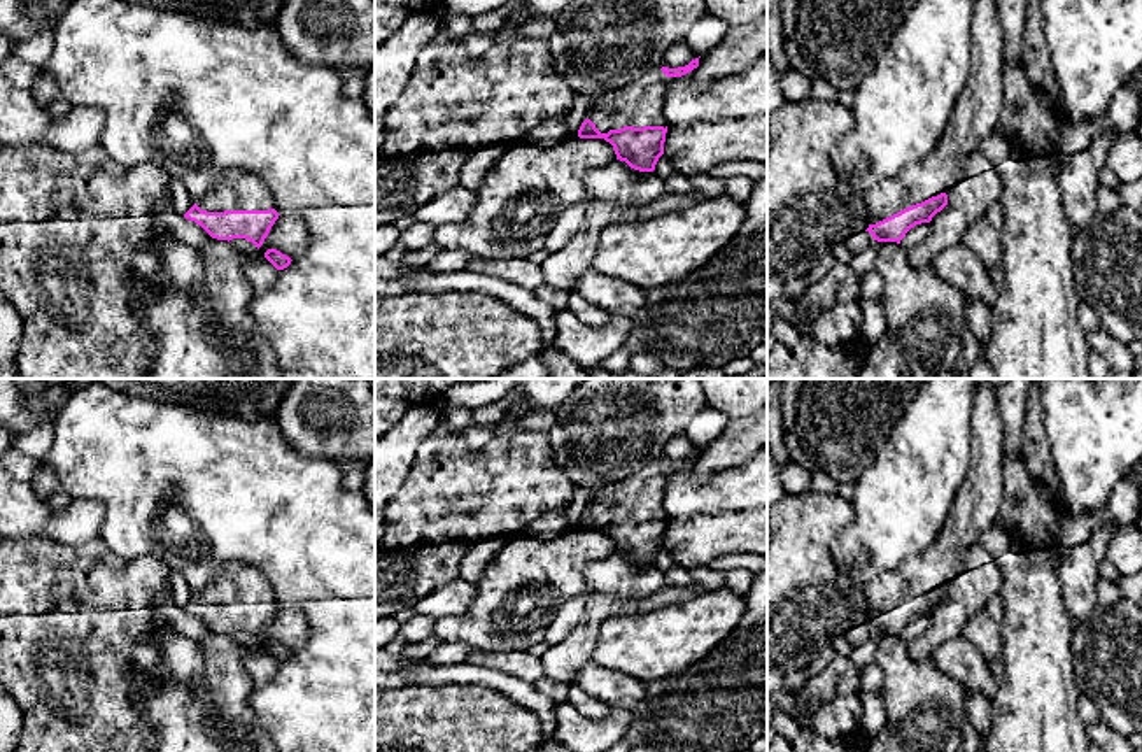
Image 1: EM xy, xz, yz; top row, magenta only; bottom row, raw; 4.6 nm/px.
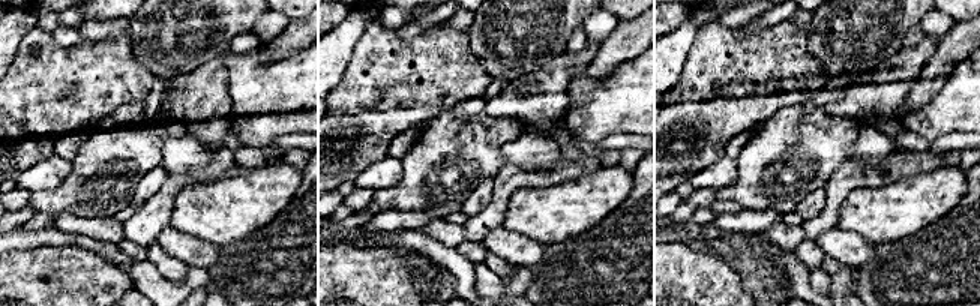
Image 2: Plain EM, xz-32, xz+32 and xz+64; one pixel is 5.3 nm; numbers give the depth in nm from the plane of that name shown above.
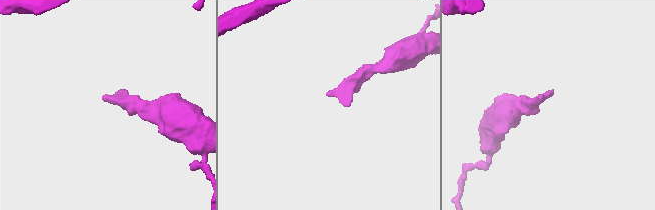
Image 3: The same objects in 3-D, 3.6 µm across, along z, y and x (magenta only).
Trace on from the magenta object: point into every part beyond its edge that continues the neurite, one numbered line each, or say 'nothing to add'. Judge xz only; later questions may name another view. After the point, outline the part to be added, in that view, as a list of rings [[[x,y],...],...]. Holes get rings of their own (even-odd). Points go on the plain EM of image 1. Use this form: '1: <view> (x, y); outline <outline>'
1: xz (640, 495); outline [[[648,465],[625,479],[594,491],[589,512],[601,526],[624,519],[667,519],[664,510],[666,472]]]

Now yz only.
1: yz (978, 503); outline [[[983,382],[974,393],[972,459],[937,540],[921,554],[904,561],[862,585],[869,617],[876,617],[911,598],[956,580],[967,550],[1000,515],[1004,494],[1004,426],[997,391]]]

